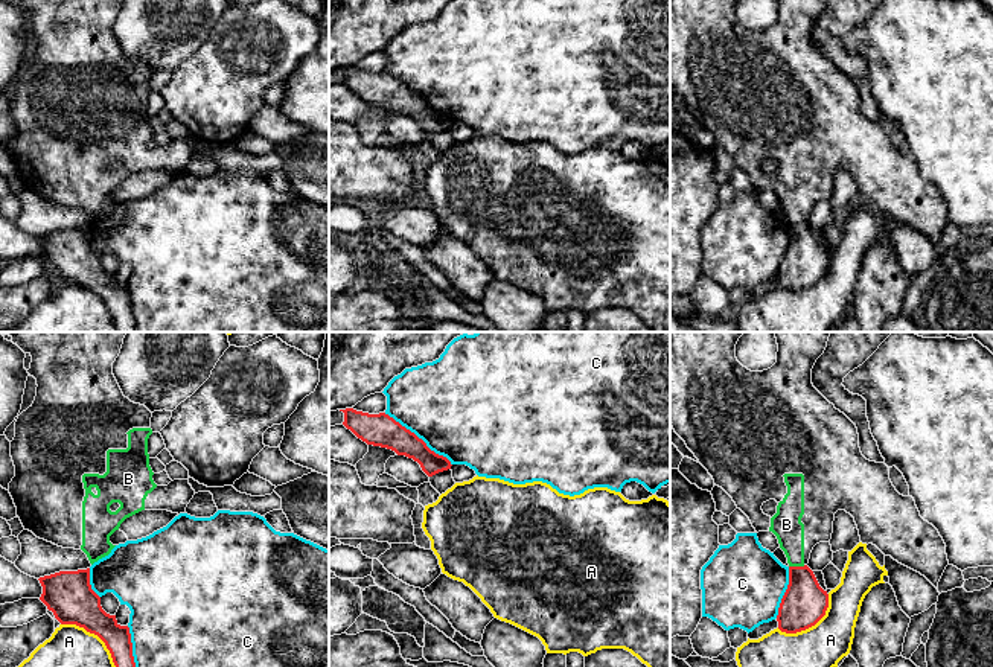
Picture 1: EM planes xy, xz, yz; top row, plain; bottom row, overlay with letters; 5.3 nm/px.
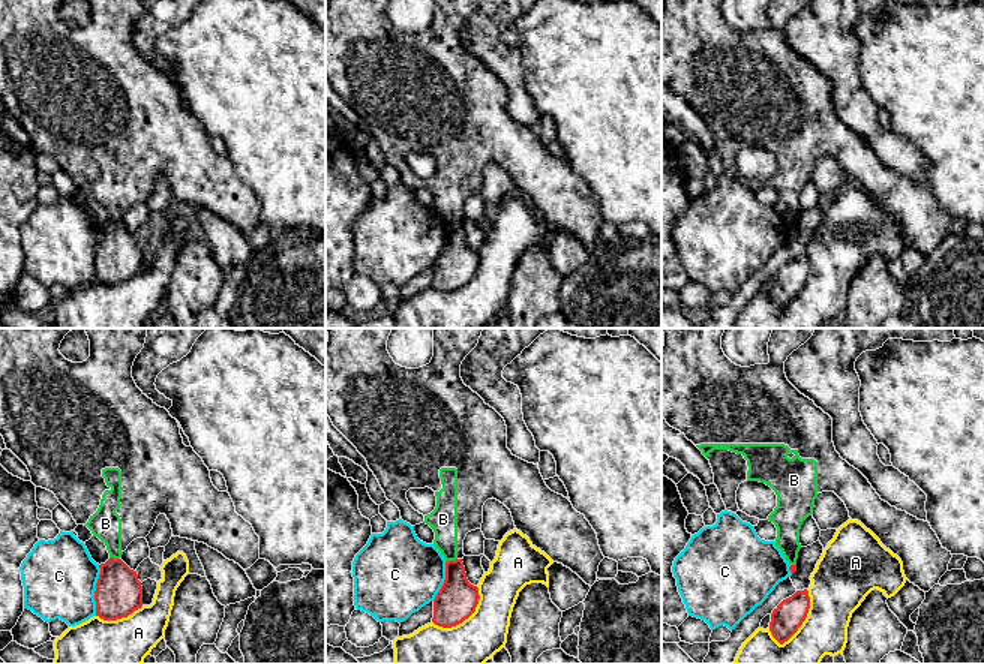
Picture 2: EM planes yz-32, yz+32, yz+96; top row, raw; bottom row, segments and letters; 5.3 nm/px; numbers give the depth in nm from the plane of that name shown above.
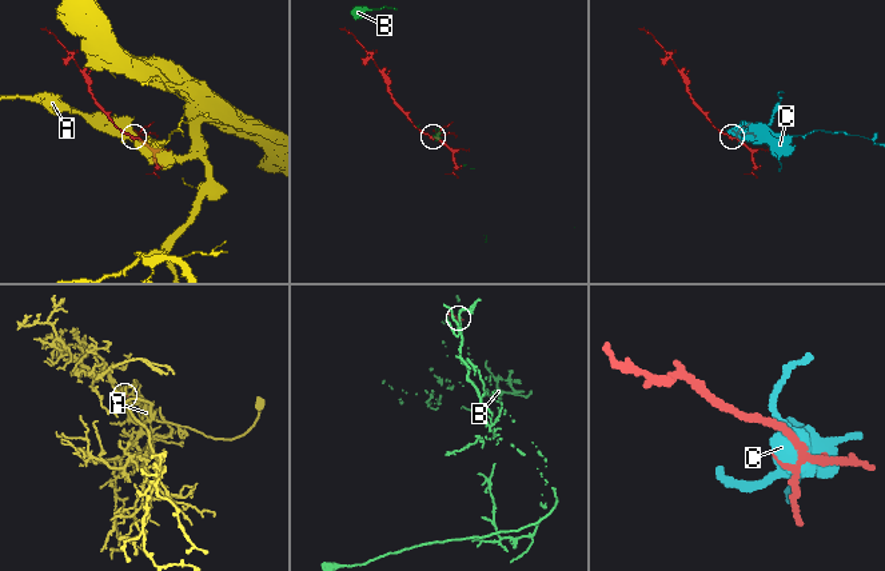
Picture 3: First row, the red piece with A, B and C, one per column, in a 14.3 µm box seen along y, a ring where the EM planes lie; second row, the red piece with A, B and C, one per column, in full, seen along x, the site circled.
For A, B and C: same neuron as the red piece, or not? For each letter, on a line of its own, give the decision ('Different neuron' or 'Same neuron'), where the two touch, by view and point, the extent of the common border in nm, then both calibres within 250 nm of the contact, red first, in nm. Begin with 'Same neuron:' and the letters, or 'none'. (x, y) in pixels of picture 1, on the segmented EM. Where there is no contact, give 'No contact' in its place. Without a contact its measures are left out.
Same neuron: none
A: Different neuron. Touches red at yz (811, 626). Shared border 340 nm. Thickness 240 nm (red) against 240 nm
B: Different neuron. Touches red at yz (797, 567). Shared border 90 nm. Thickness 240 nm (red) against 160 nm
C: Different neuron. Touches red at xz (418, 437). Shared border 460 nm. Thickness 180 nm (red) against 480 nm

